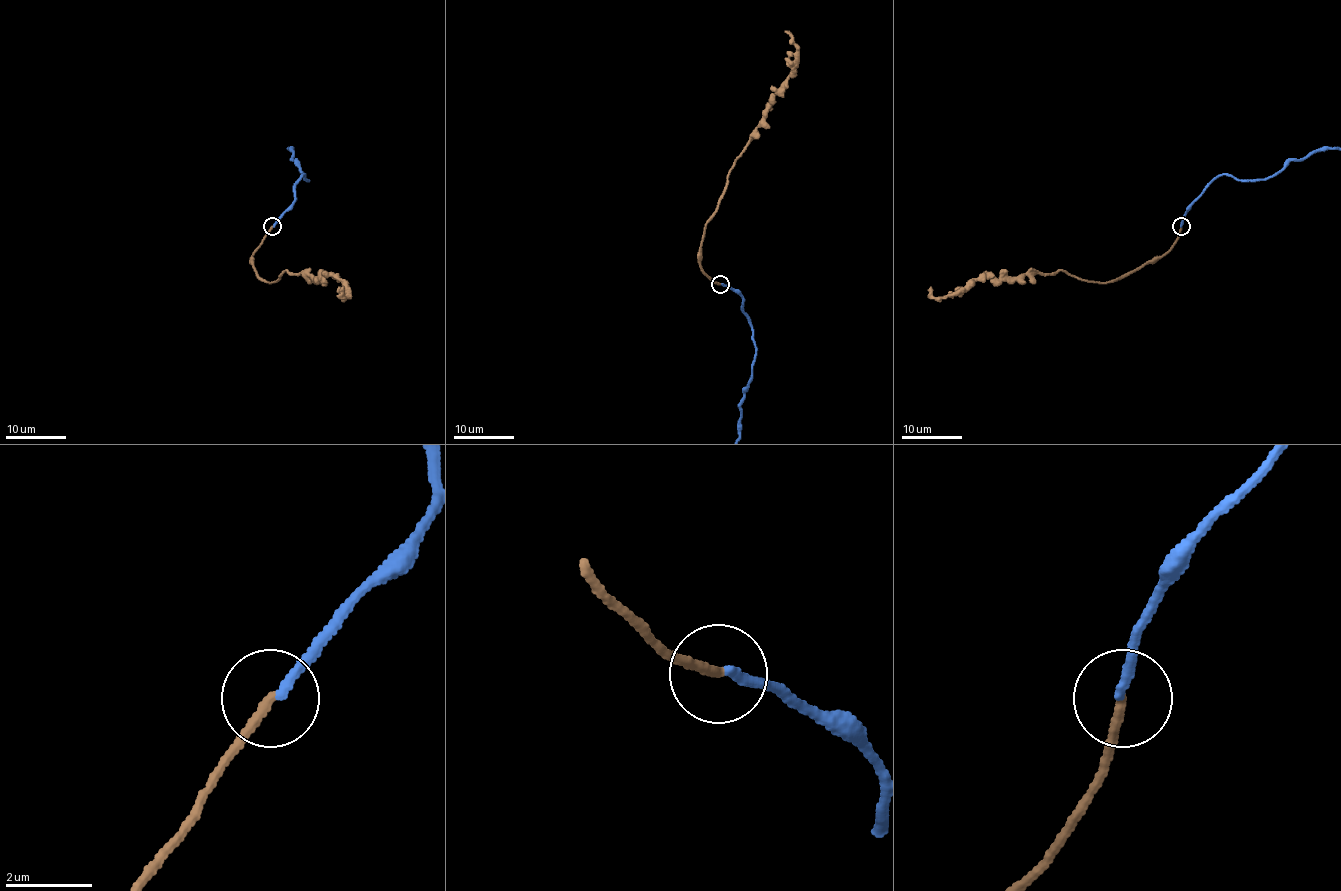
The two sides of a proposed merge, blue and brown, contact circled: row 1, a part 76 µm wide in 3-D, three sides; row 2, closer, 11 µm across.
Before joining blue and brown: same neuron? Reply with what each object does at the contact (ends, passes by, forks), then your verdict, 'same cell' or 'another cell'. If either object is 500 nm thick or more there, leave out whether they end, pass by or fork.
blue ends | brown ends | same cell

